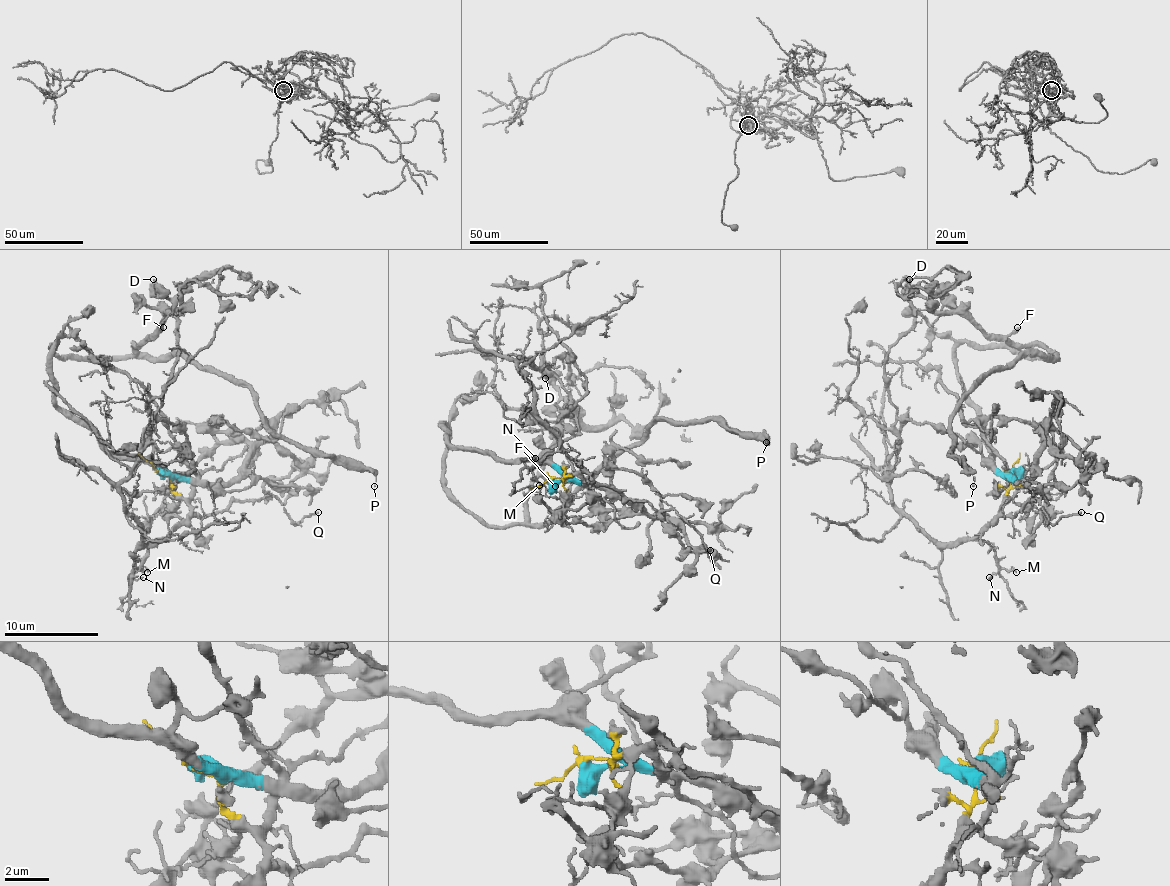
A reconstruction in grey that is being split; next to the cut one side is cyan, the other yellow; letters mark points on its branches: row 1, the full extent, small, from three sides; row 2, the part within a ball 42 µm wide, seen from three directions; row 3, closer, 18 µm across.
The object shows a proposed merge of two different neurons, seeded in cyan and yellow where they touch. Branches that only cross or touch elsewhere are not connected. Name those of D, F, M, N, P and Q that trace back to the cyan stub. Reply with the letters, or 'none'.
D, F, P

